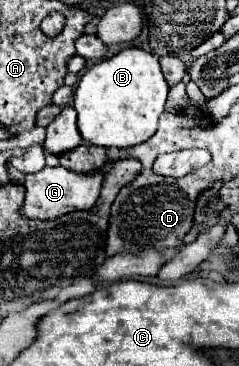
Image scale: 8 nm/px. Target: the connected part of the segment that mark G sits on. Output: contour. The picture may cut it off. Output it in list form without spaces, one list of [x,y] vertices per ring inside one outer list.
[[[44,166],[40,172],[26,174],[24,186],[26,186],[26,200],[22,206],[22,214],[28,218],[38,218],[38,220],[54,220],[62,214],[74,212],[74,210],[90,210],[98,196],[100,188],[104,182],[102,170],[94,170],[88,174],[80,174],[62,166]]]

